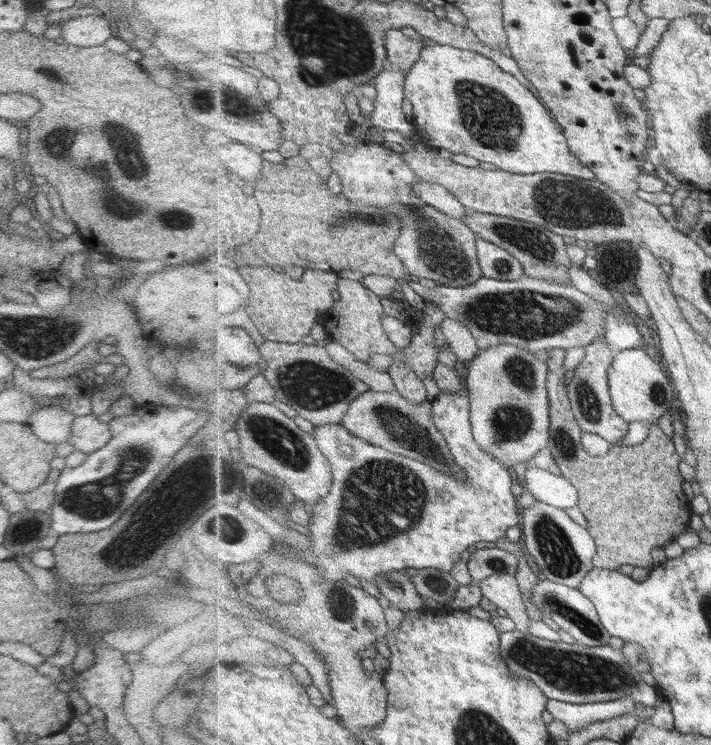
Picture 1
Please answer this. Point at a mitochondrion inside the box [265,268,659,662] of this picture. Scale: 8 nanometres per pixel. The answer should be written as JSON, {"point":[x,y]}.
{"point":[381,501]}

